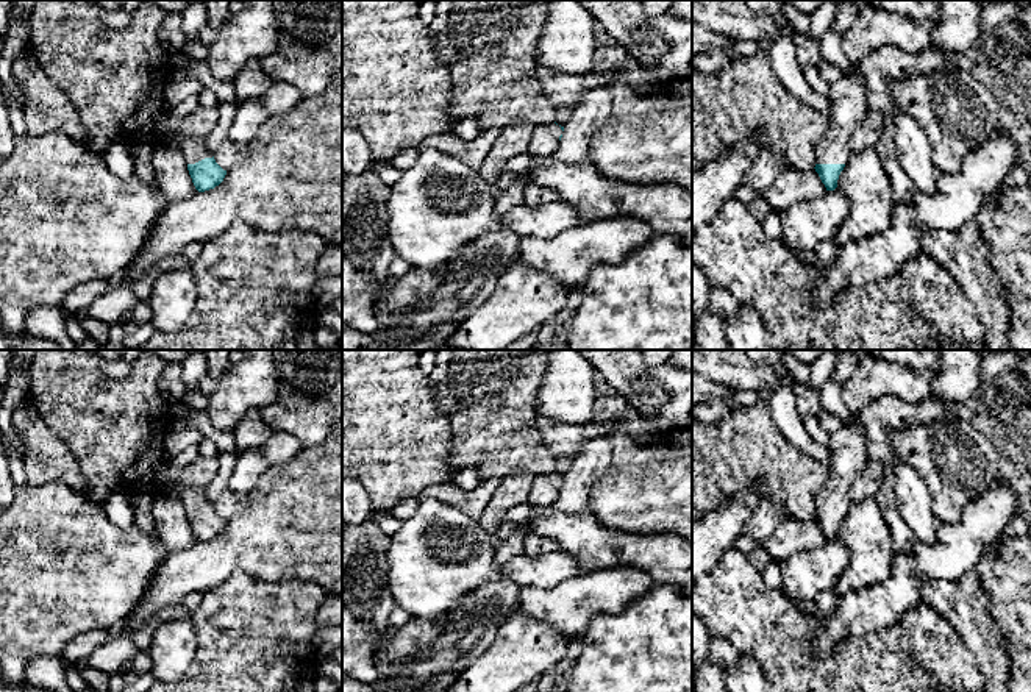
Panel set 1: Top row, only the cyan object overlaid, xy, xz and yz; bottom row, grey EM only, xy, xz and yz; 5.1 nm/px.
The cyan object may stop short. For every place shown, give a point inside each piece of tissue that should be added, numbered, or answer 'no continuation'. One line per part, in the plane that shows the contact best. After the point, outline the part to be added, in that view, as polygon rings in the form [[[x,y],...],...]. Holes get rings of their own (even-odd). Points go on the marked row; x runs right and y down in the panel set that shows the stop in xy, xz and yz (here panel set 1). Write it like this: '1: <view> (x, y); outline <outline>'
1: yz (847, 97); outline [[[856,66],[831,84],[828,100],[829,127],[817,144],[815,164],[847,164],[850,139],[869,114],[864,80]]]

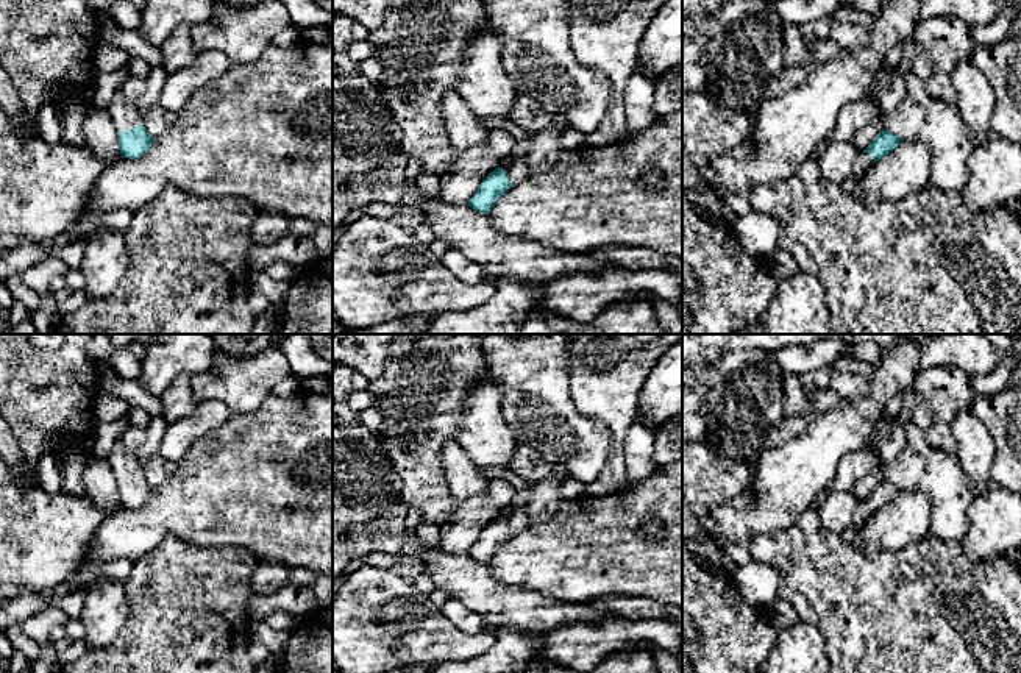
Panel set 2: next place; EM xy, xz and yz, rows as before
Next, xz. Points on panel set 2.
1: xz (517, 170); outline [[[525,158],[515,159],[503,170],[506,172],[510,184],[517,184],[517,183],[529,178],[529,167],[528,167]]]

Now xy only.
1: xy (125, 114); outline [[[116,92],[106,111],[114,122],[116,131],[126,131],[144,123],[137,103],[123,98],[119,92]]]

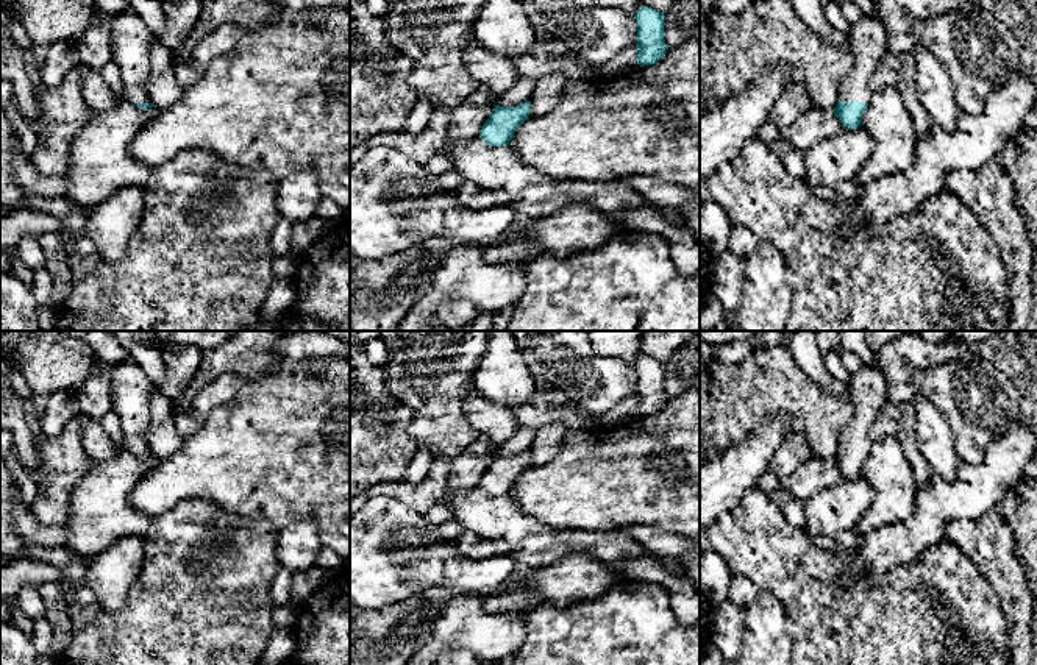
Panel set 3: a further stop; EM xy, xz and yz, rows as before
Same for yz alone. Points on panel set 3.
1: yz (867, 41); outline [[[878,12],[862,17],[850,33],[853,66],[837,91],[837,101],[868,103],[871,97],[870,78],[881,58],[887,53],[884,25]]]

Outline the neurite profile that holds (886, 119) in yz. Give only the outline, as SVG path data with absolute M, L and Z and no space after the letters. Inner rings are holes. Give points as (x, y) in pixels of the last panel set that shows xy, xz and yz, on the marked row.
M896 86L871 94L861 126L876 142L873 155L859 172L861 187L887 175L904 172L914 164L918 140L914 120Z

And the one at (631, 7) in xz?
M593 0L600 6L614 6L625 9L629 14L636 14L636 11L642 6L640 0Z

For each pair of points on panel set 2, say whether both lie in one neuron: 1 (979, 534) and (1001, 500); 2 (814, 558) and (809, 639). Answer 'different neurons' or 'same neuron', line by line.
1: same neuron
2: different neurons

